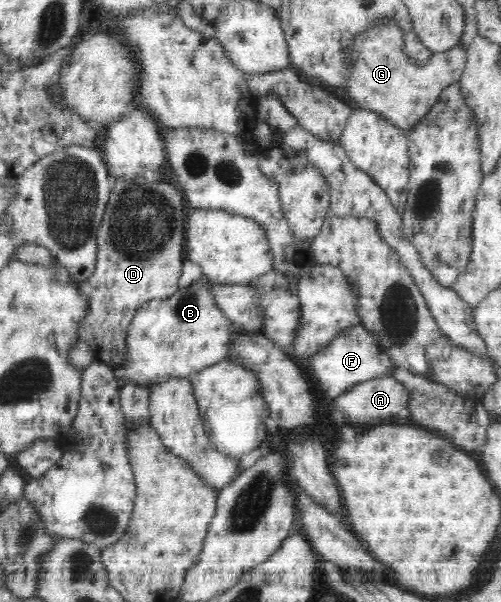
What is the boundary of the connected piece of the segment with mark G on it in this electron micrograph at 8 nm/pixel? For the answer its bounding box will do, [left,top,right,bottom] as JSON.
[345,23,466,130]

